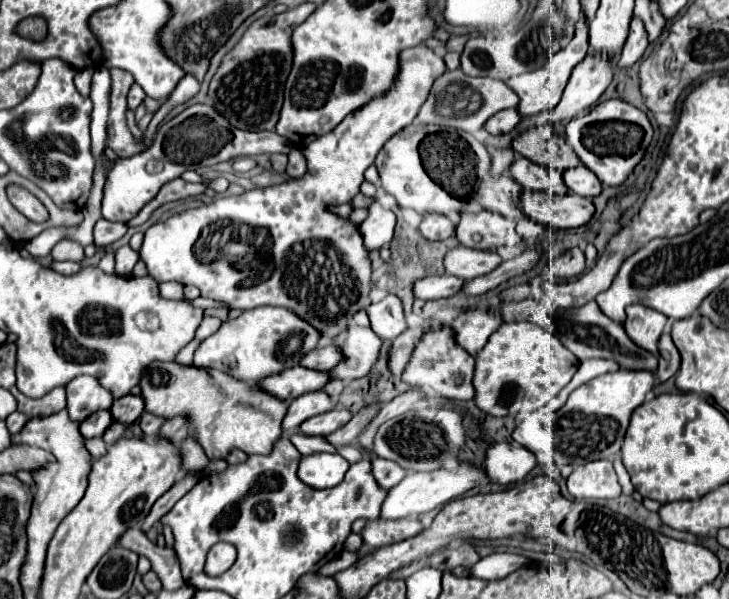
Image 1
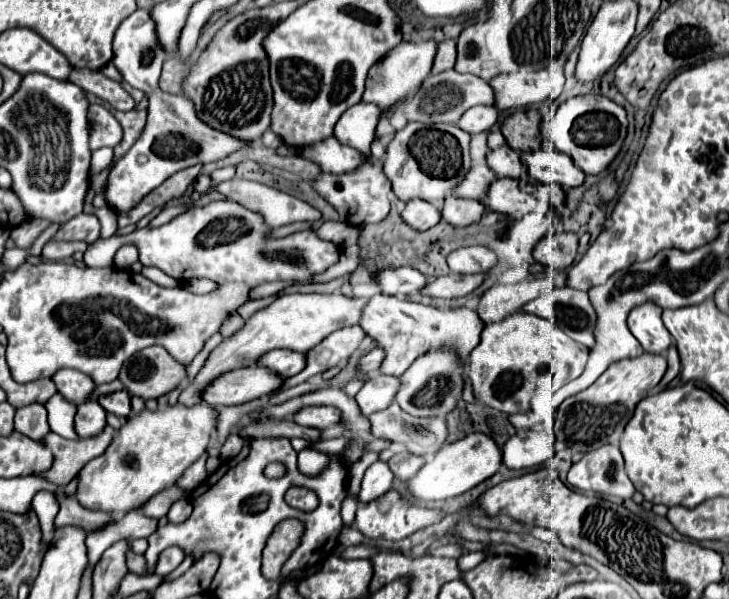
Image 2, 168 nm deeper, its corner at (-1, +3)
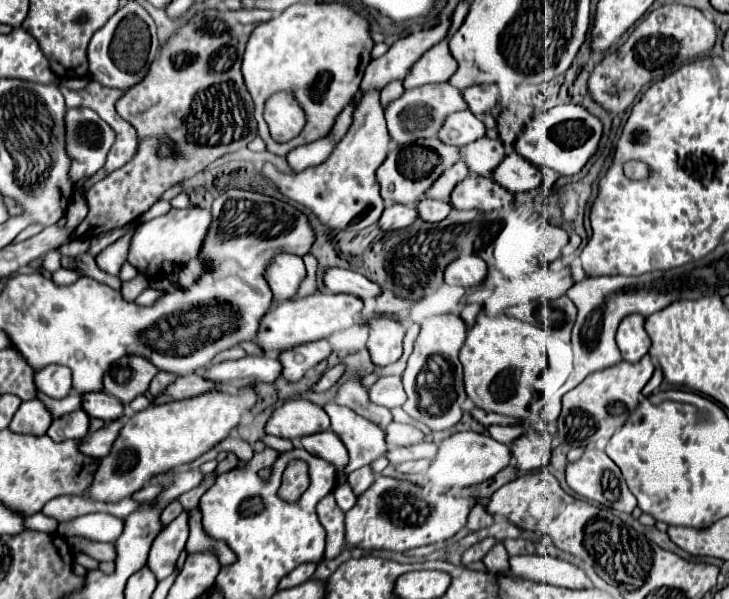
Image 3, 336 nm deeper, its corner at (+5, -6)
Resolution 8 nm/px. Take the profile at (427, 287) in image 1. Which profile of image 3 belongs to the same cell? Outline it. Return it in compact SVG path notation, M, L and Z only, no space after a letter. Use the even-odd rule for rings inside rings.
M329 269L323 275L323 281L325 281L327 291L331 291L331 293L349 293L363 301L375 299L383 293L381 285L377 285L375 281L367 279L365 275L349 271L349 269Z

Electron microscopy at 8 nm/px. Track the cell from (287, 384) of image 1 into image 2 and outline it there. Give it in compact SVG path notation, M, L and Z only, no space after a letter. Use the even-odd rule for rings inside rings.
M235 368L217 376L201 392L201 398L211 406L235 406L261 398L283 384L283 378L267 368Z

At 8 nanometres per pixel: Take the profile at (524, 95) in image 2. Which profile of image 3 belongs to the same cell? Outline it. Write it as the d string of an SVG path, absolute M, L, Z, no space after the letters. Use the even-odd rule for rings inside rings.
M495 83L473 85L465 89L465 101L469 101L469 109L479 117L491 113L491 109L501 101L501 91Z

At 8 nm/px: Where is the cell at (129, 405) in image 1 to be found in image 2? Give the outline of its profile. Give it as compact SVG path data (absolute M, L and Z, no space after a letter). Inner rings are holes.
M127 390L103 394L103 396L99 396L99 404L115 416L129 416L129 412L131 412L131 396Z

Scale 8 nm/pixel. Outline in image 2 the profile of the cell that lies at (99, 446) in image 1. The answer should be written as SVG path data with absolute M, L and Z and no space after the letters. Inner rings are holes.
M105 426L103 432L99 432L99 436L77 438L77 440L67 440L55 432L49 432L43 438L43 442L51 448L55 462L51 470L43 472L41 476L55 484L63 484L63 486L69 484L89 460L101 456L107 450L107 446L113 440L113 434L115 430L111 426Z

